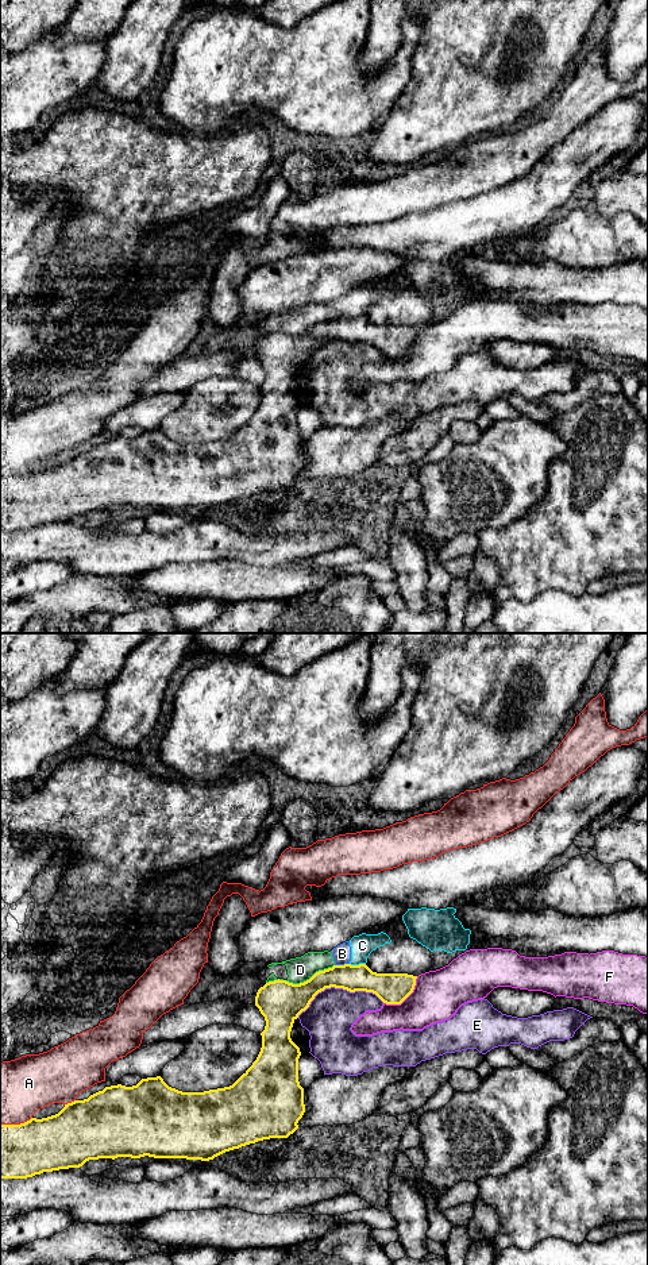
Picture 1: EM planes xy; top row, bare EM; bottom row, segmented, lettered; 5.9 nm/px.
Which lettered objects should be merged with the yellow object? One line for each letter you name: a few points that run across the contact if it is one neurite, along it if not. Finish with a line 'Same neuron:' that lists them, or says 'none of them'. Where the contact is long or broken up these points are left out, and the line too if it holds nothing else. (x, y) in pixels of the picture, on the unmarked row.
Same neuron: none of them

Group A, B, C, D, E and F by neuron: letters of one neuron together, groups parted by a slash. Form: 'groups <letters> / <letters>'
groups A / B C D / E / F

